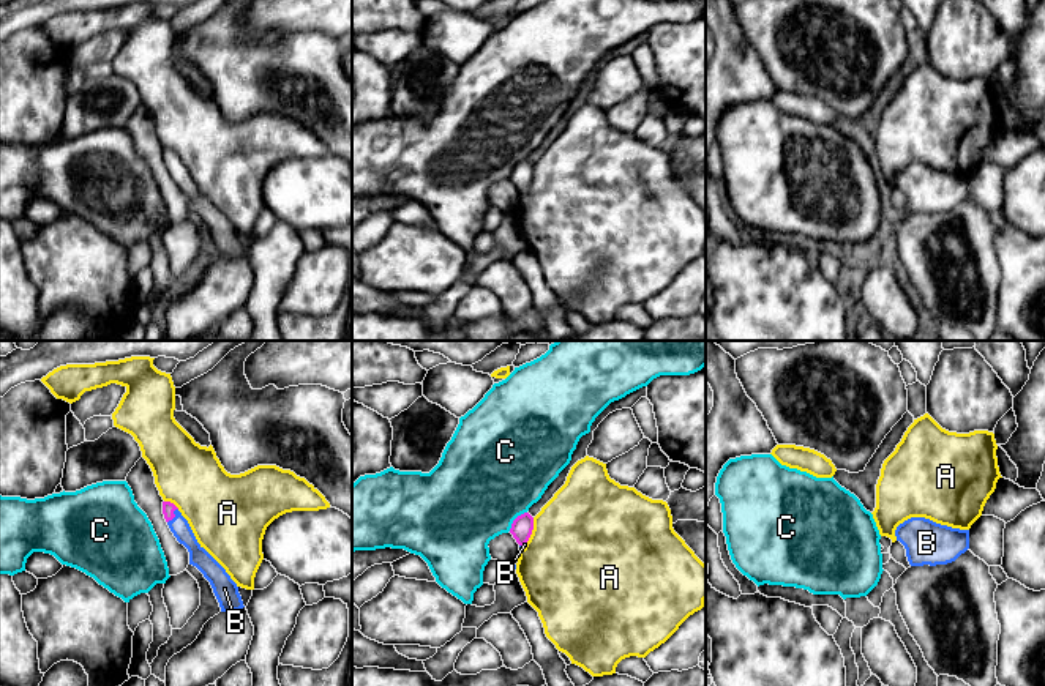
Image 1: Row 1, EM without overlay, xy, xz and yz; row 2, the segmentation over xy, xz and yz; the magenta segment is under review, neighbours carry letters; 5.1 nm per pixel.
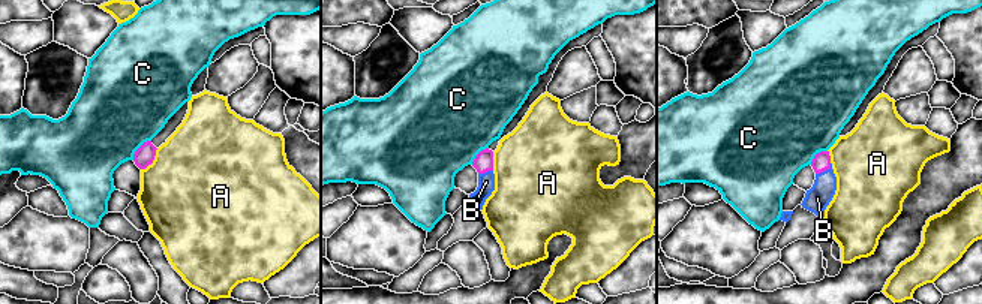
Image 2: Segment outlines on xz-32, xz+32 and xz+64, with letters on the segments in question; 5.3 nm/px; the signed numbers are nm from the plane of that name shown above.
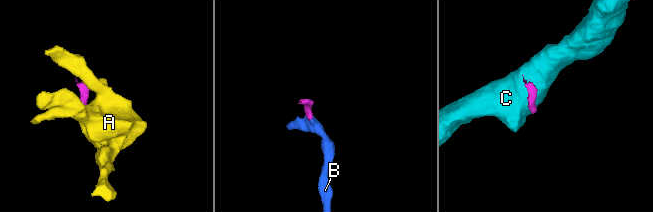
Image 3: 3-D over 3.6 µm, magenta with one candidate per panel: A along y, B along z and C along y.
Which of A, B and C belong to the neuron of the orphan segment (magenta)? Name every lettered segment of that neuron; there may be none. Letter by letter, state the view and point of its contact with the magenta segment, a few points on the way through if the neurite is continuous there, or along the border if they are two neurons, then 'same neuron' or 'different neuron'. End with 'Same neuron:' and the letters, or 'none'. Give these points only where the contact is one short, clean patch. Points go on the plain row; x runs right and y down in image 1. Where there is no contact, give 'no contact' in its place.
A: contact xz (531, 177); different neuron
B: contact xy (174, 163); way xy (168, 155), (174, 163), (199, 204); same neuron
C: contact xz (515, 166); different neuron
Same neuron: B

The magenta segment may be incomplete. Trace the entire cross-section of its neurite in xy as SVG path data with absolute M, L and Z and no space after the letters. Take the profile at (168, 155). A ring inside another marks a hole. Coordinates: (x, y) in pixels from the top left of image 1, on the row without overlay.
M163 148L164 166L180 191L189 199L189 211L196 213L210 229L221 259L243 255L237 230L226 216L197 189L188 167L170 148Z

